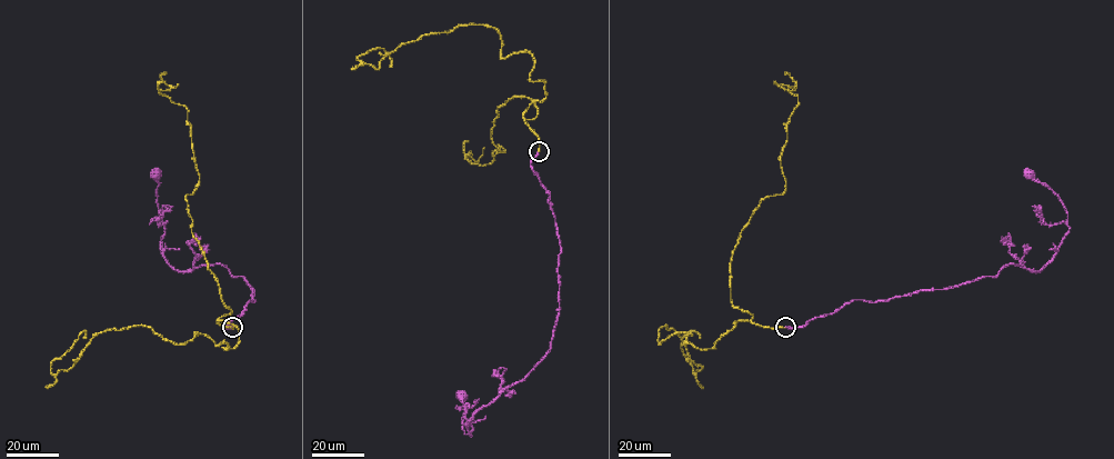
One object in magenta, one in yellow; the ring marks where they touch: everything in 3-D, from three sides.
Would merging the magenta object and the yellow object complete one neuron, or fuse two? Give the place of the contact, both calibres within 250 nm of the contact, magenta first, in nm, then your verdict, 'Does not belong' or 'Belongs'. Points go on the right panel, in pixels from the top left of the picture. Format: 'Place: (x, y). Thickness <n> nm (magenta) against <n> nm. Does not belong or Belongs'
Place: (785, 327). Thickness 260 nm (magenta) against 240 nm. Belongs

